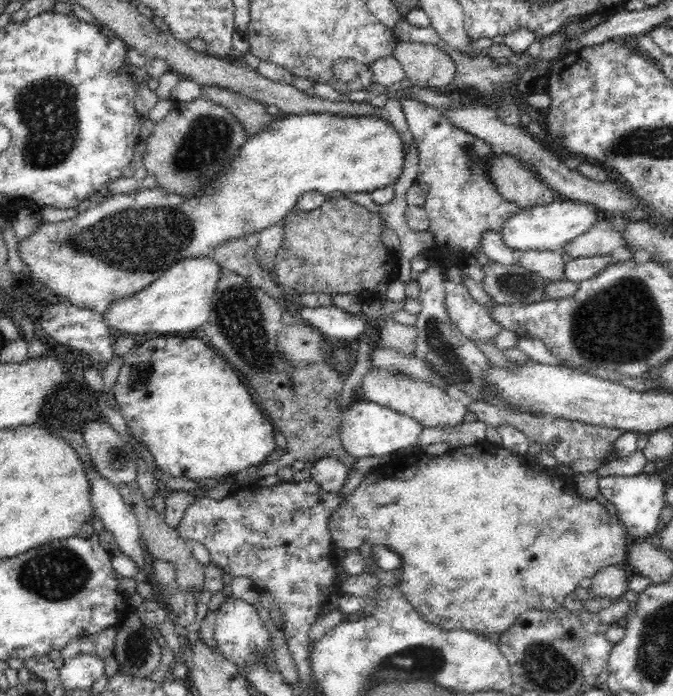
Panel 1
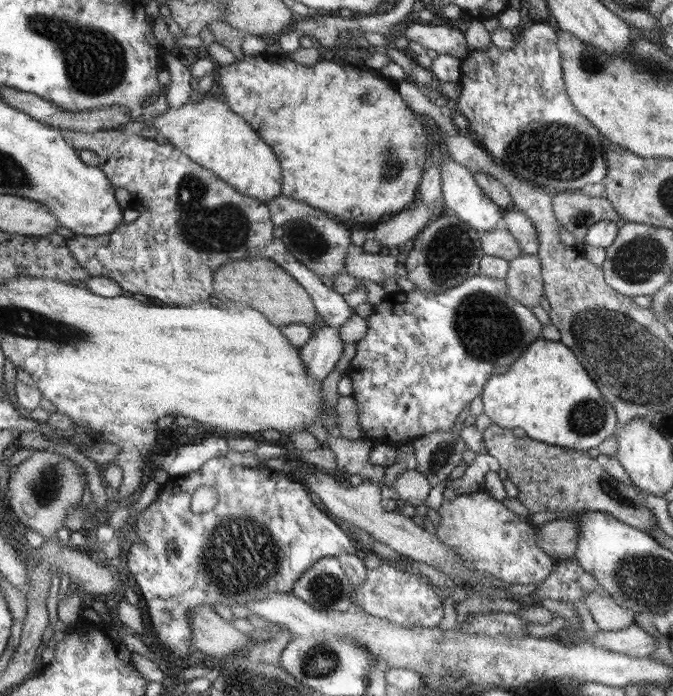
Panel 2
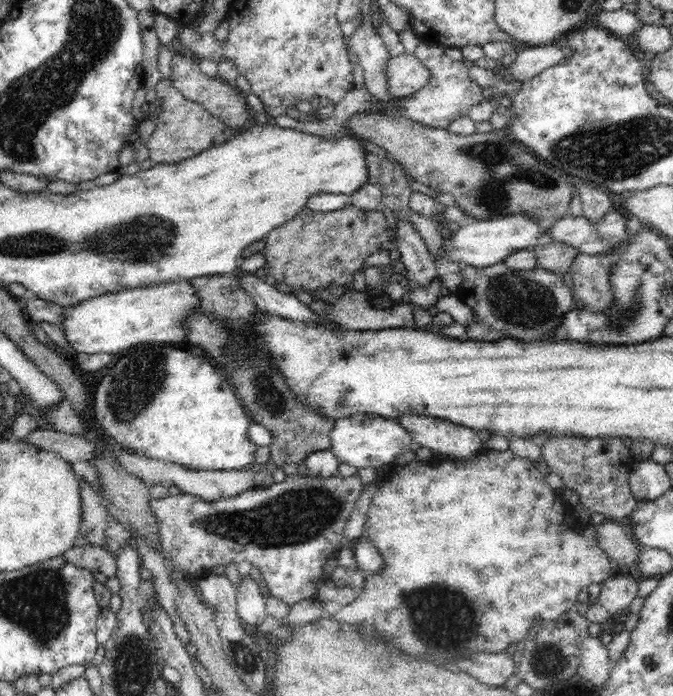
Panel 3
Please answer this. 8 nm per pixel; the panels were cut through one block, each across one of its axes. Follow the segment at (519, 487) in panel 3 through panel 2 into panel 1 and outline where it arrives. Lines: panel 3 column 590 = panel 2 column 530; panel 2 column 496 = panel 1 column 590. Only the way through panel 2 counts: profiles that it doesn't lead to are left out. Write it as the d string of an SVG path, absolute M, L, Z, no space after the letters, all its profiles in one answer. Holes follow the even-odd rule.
M478 442L478 446L453 448L443 456L430 458L408 458L402 468L388 472L390 468L370 470L364 474L356 490L346 500L338 504L328 516L328 528L332 535L333 544L347 551L358 549L363 543L382 545L400 555L401 567L397 571L395 586L402 589L407 601L418 611L418 614L428 623L444 629L466 629L468 632L481 633L491 637L492 634L502 634L511 624L516 622L520 614L530 609L550 610L562 607L564 599L575 588L579 587L583 578L592 578L596 572L608 566L621 565L627 557L627 548L631 542L627 528L623 526L618 516L612 517L606 511L605 503L601 499L582 500L574 492L574 482L568 482L562 476L542 474L534 468L526 466L518 454L504 446L494 448L488 444Z

